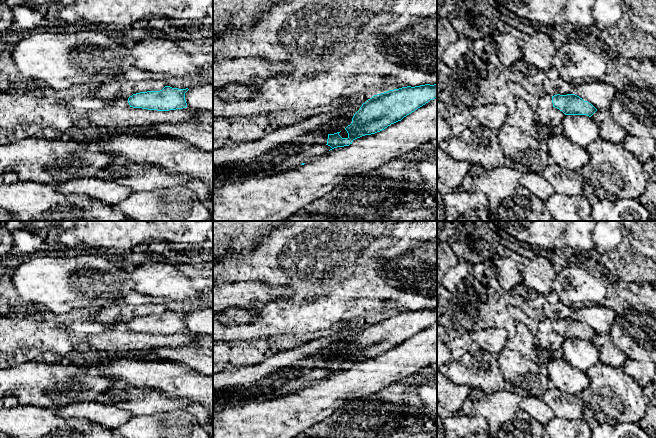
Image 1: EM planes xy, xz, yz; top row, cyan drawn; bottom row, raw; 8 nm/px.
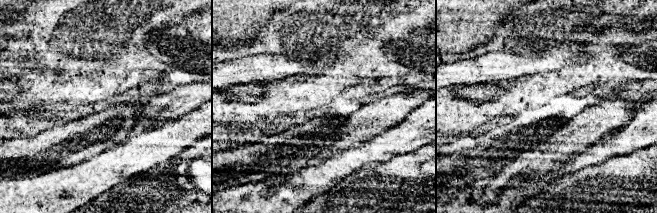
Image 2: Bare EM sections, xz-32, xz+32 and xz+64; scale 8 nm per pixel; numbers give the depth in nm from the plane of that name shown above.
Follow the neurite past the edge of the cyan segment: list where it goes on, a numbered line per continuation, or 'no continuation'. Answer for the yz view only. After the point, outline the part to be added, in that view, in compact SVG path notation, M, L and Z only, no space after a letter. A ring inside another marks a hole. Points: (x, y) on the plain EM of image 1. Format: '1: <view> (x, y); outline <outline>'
no continuation

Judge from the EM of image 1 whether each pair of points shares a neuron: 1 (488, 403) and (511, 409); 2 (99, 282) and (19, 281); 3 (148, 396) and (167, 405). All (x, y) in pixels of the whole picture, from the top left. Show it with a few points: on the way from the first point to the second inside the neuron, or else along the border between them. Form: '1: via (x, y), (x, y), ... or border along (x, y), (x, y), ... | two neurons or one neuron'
1: via (494, 408), (505, 409) | one neuron
2: via (79, 281), (39, 281) | one neuron
3: via (153, 401), (162, 403) | one neuron

